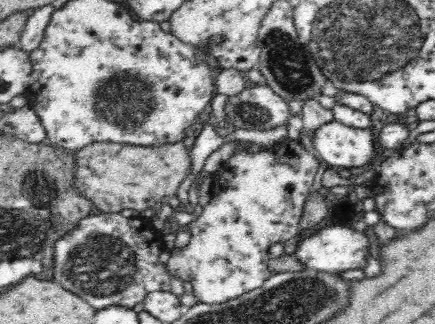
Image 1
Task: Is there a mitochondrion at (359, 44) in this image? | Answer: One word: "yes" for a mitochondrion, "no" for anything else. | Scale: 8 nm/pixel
yes

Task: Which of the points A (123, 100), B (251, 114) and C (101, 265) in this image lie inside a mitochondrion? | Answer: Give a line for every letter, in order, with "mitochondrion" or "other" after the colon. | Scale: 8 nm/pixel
A: mitochondrion
B: mitochondrion
C: mitochondrion

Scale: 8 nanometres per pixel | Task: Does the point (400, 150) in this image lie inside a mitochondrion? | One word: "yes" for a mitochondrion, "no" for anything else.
no

